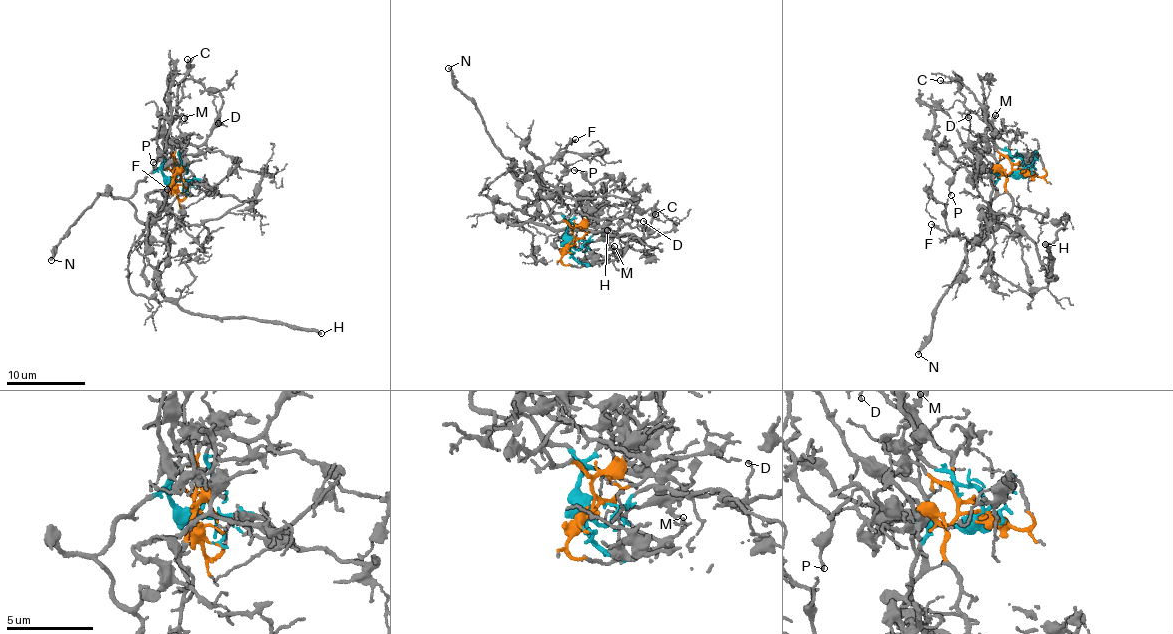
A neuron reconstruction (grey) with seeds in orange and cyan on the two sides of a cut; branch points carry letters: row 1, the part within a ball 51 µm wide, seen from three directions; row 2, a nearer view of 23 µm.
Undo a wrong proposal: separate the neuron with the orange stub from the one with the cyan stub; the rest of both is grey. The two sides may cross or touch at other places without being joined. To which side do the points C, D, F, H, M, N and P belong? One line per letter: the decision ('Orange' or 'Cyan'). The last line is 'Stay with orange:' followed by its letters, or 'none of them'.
C: Orange
D: Cyan
F: Orange
H: Orange
M: Orange
N: Cyan
P: Orange
Stay with orange: C, F, H, M, P

